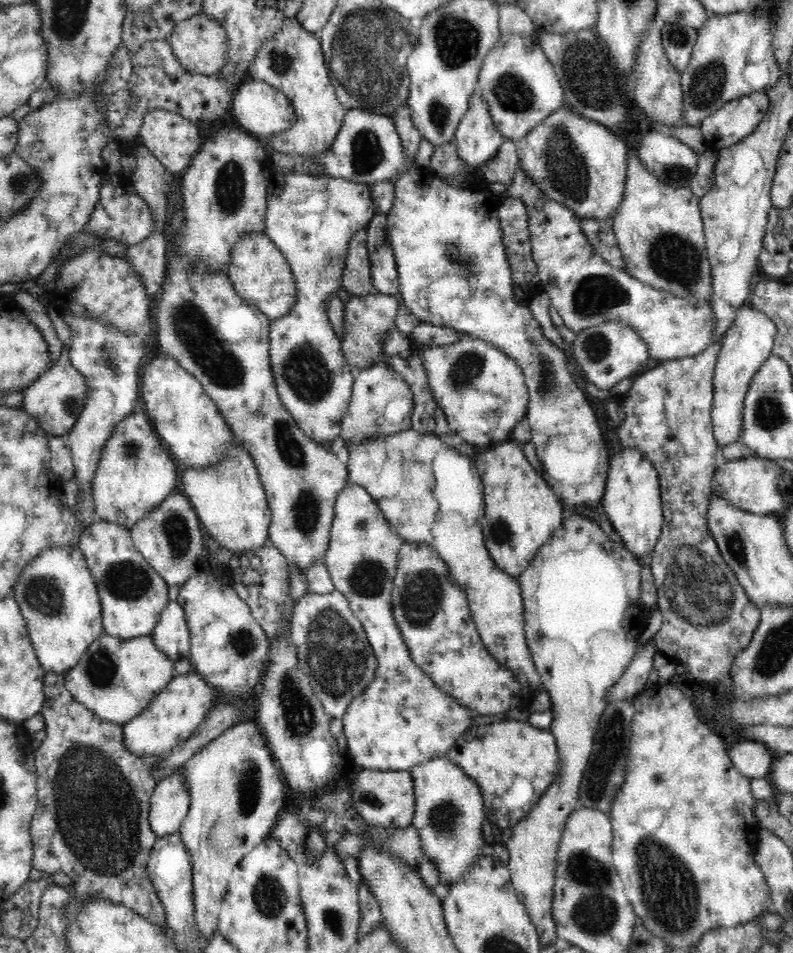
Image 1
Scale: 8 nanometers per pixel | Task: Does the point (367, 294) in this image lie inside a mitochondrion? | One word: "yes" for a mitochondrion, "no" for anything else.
no

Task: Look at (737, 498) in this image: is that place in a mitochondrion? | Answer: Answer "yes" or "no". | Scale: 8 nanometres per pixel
no

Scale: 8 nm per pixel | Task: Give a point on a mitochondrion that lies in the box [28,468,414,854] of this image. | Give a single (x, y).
(333, 648)

